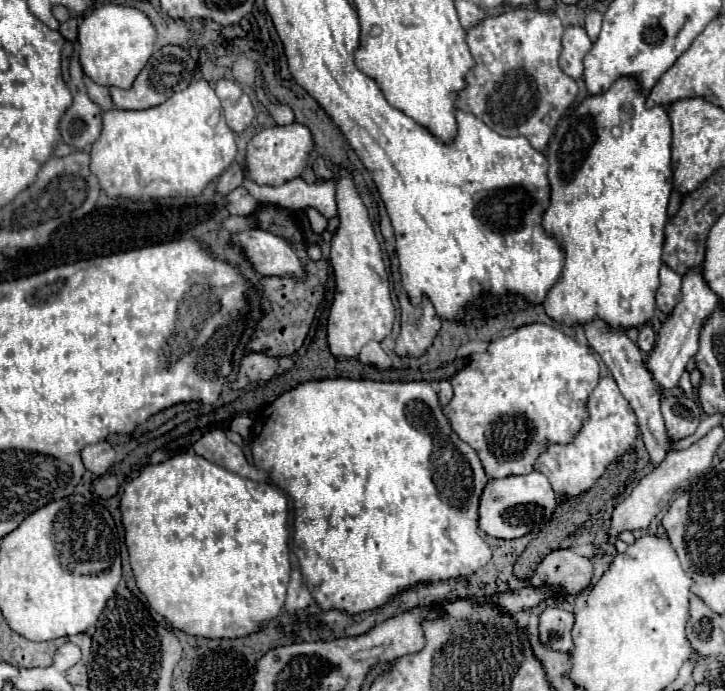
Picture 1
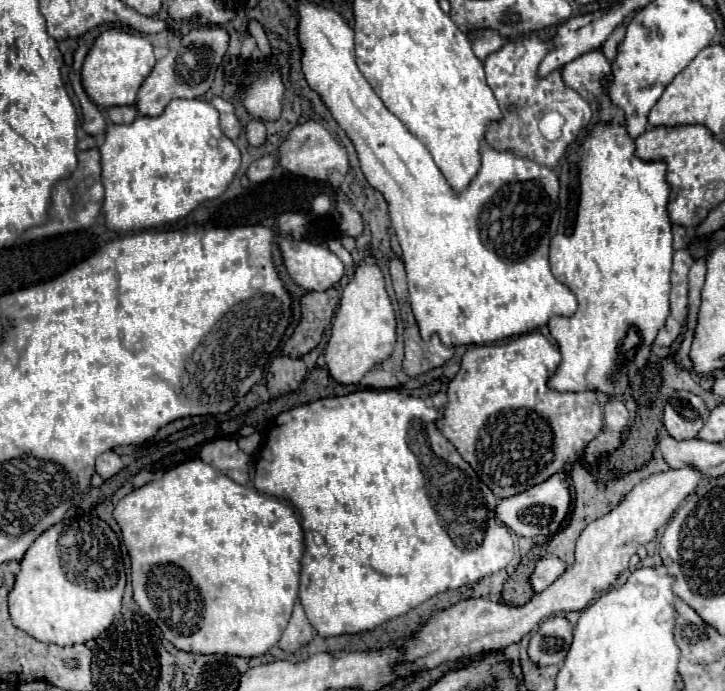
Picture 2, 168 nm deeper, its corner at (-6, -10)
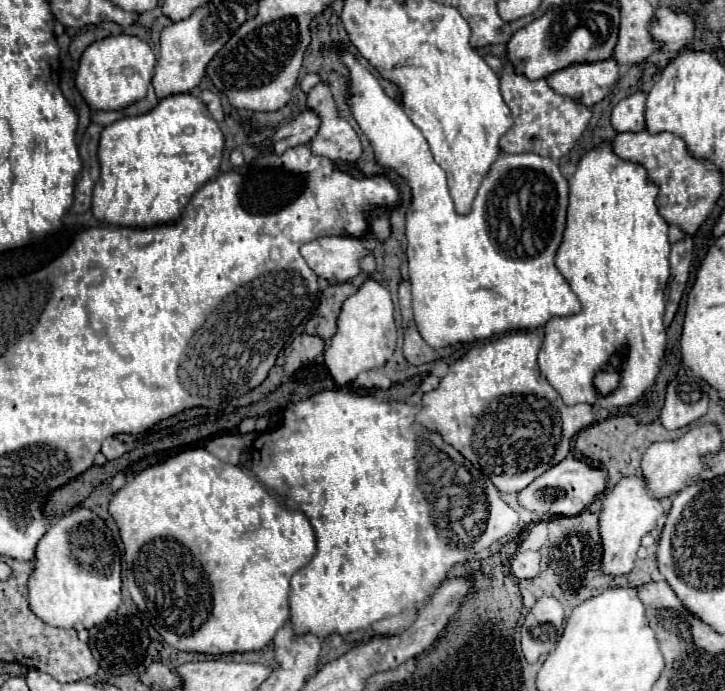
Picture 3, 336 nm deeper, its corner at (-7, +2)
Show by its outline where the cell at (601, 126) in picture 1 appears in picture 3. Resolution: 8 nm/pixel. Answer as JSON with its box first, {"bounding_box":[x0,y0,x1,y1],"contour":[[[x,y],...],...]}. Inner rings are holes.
{"bounding_box":[539,142,669,408],"contour":[[[605,142],[599,148],[591,150],[589,154],[585,154],[577,166],[577,172],[569,178],[569,210],[567,210],[567,228],[565,228],[565,236],[563,242],[557,250],[555,256],[555,266],[559,268],[559,272],[563,274],[563,278],[569,282],[571,290],[577,294],[577,298],[581,300],[581,312],[575,316],[567,316],[567,318],[551,318],[545,326],[545,338],[539,350],[539,368],[543,372],[543,376],[547,378],[547,382],[561,394],[563,402],[567,406],[575,406],[575,404],[591,404],[591,406],[599,406],[599,408],[629,408],[641,402],[643,394],[655,384],[655,378],[661,370],[661,360],[665,356],[665,346],[667,346],[667,336],[665,336],[665,326],[663,326],[663,314],[665,314],[665,288],[667,288],[667,280],[669,280],[669,240],[667,240],[667,222],[659,216],[657,206],[655,206],[655,198],[657,198],[659,188],[655,184],[651,184],[647,180],[647,172],[645,168],[641,168],[639,164],[631,164],[625,160],[619,160],[615,156],[615,152],[611,150],[611,144]],[[597,372],[617,372],[621,376],[619,386],[615,392],[599,398],[595,386],[593,386],[593,378]]]}

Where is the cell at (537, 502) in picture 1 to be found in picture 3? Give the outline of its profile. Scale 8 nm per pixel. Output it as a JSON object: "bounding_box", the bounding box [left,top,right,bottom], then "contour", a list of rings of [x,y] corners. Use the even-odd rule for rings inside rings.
{"bounding_box":[519,456,607,516],"contour":[[[567,456],[561,464],[549,468],[549,472],[545,472],[537,480],[533,480],[533,484],[529,484],[529,488],[525,488],[519,494],[519,502],[527,510],[535,510],[535,512],[543,512],[543,514],[549,514],[551,504],[555,502],[555,516],[575,516],[575,514],[581,514],[593,500],[597,500],[603,494],[603,490],[607,486],[605,478],[607,478],[607,474],[603,468],[593,468],[591,464],[587,464],[575,456]]]}

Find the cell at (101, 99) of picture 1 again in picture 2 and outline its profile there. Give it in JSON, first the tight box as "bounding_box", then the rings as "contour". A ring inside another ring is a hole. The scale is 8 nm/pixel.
{"bounding_box":[104,106,136,124],"contour":[[[110,106],[110,108],[104,108],[104,114],[114,124],[130,124],[136,118],[136,108],[134,106]]]}

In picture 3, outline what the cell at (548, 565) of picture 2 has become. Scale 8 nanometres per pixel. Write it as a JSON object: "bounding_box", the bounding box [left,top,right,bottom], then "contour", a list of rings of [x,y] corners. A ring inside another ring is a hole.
{"bounding_box":[513,550,541,580],"contour":[[[521,550],[515,554],[513,558],[513,576],[517,580],[526,578],[531,580],[539,574],[539,566],[541,566],[541,556],[539,552],[533,552],[533,550]]]}

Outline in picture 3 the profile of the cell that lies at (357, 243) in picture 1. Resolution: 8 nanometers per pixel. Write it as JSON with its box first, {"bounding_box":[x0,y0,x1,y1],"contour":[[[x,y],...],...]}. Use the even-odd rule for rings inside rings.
{"bounding_box":[325,278,397,386],"contour":[[[367,278],[359,290],[343,302],[337,324],[339,330],[331,338],[331,346],[325,350],[325,366],[329,368],[329,374],[337,386],[349,386],[361,372],[385,366],[385,362],[393,356],[397,340],[393,300],[387,288],[383,288],[373,278]]]}

